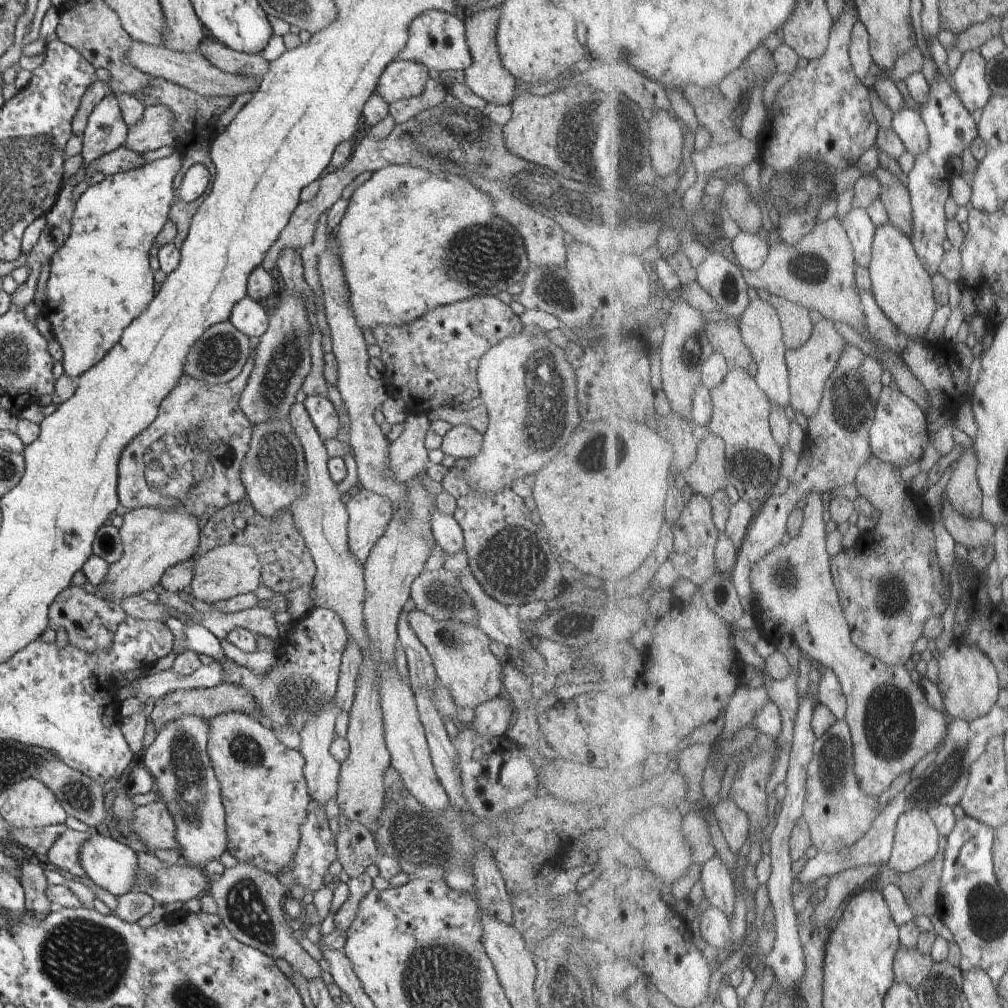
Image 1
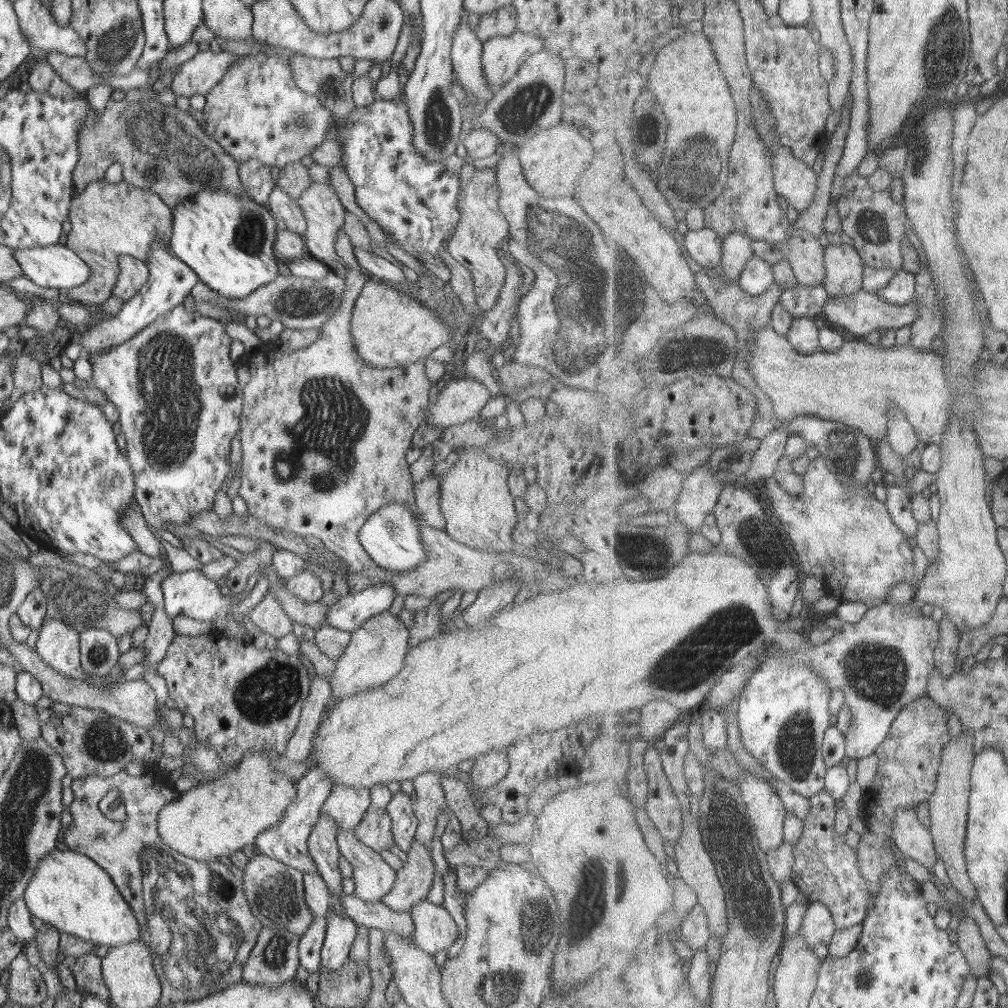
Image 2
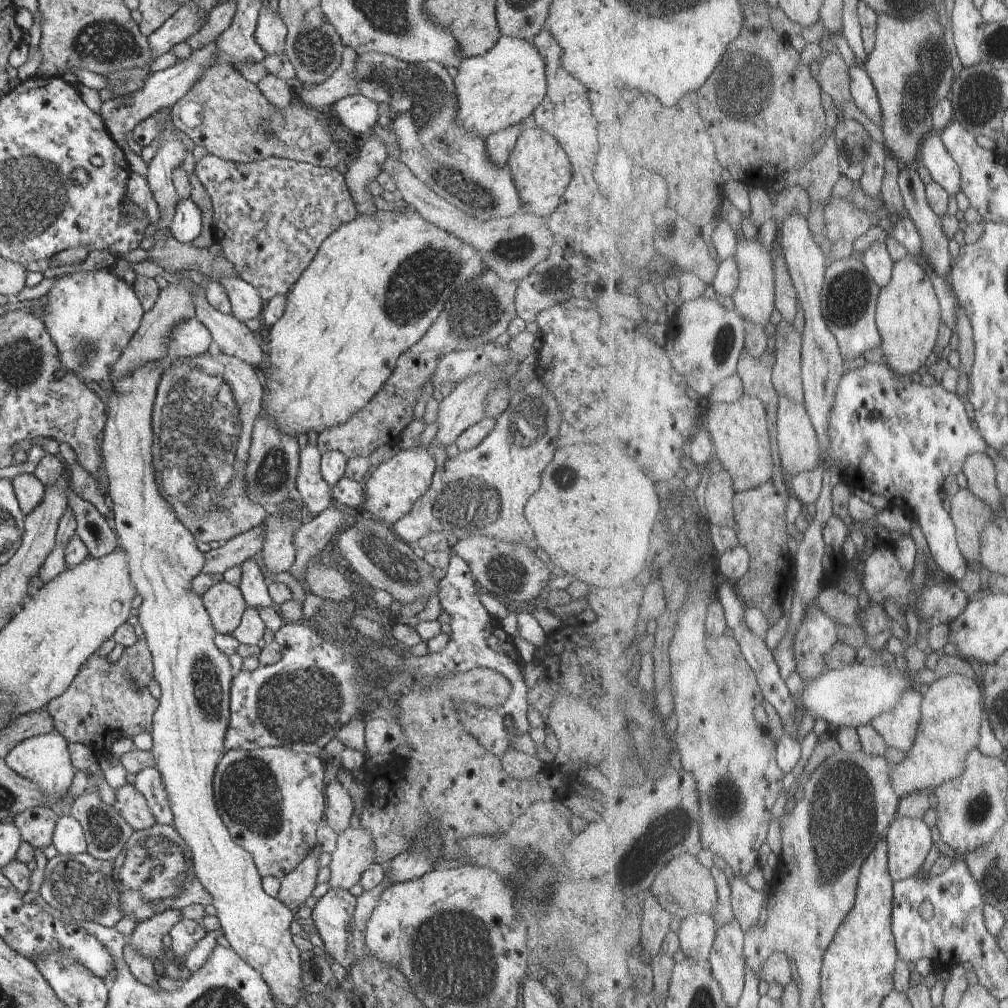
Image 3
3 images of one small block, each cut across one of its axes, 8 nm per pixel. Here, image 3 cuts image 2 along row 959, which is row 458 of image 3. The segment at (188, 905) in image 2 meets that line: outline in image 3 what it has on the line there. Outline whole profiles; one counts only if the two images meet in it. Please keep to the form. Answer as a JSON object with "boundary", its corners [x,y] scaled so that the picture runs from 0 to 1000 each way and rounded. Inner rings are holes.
{"boundary":[[[213,346],[193,355],[177,355],[160,373],[156,384],[156,391],[151,409],[151,426],[153,440],[151,444],[151,466],[154,467],[154,476],[158,482],[159,491],[167,498],[174,507],[174,512],[189,527],[195,538],[227,538],[231,533],[244,529],[257,521],[262,520],[268,505],[266,502],[251,498],[246,491],[245,479],[243,478],[244,462],[247,454],[247,445],[250,441],[249,432],[252,427],[252,419],[259,411],[259,398],[263,387],[262,378],[257,368],[236,355],[224,352]]]}

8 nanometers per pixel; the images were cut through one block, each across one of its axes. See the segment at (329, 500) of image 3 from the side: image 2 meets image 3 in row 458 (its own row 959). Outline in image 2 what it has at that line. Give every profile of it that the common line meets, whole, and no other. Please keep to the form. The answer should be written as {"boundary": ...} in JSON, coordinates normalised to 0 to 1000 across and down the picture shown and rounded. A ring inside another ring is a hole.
{"boundary":[[[311,910],[306,923],[297,931],[297,954],[306,965],[314,965],[318,958],[318,941],[324,924],[324,911]]]}

